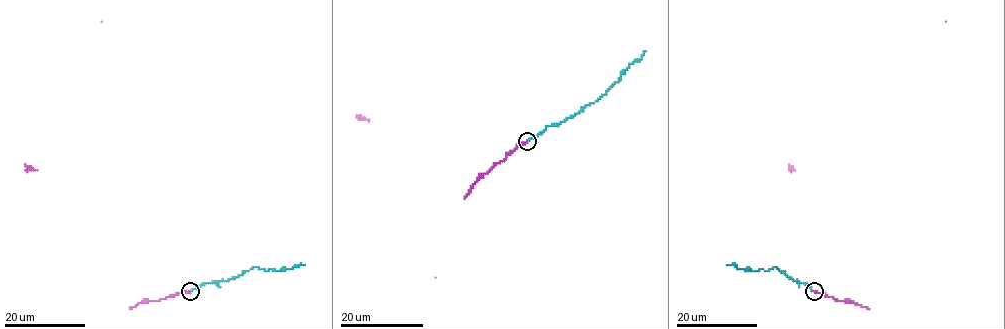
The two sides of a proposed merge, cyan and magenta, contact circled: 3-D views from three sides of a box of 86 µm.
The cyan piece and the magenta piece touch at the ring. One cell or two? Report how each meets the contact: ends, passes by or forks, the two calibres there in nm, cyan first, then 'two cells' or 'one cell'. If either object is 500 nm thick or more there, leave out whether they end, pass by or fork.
cyan ends; magenta ends; calibres 280 and 400 nm; one cell

